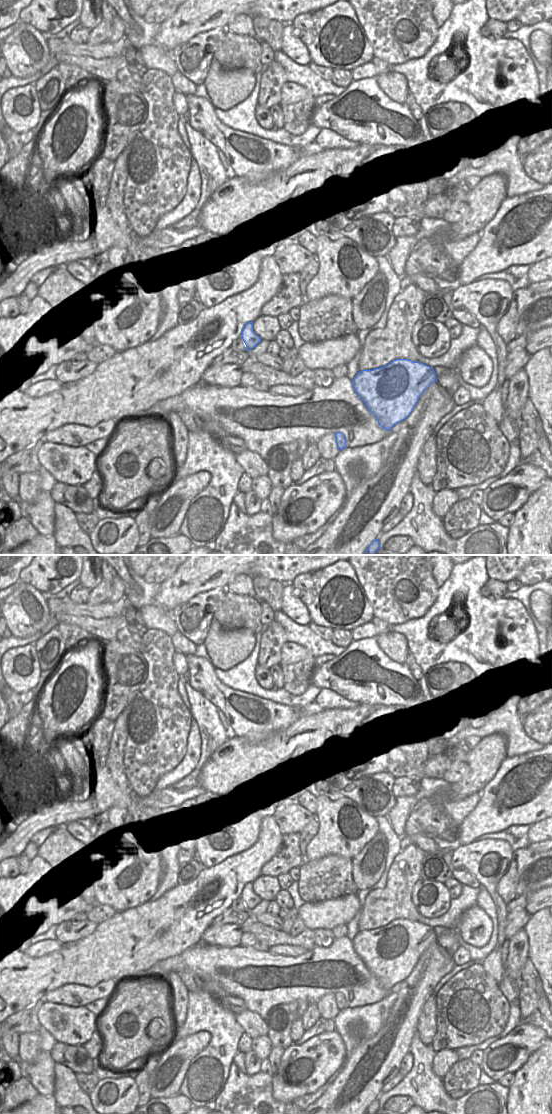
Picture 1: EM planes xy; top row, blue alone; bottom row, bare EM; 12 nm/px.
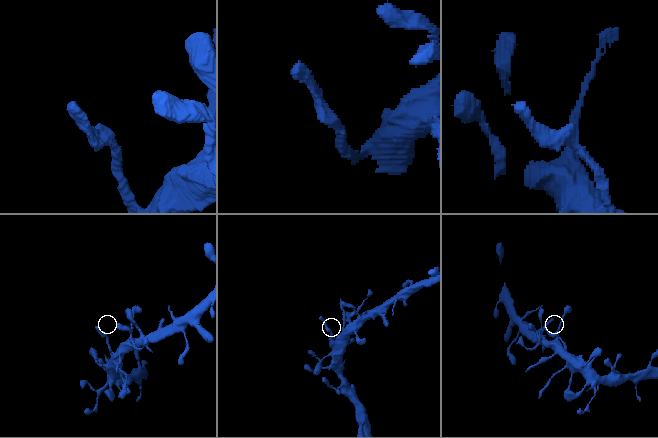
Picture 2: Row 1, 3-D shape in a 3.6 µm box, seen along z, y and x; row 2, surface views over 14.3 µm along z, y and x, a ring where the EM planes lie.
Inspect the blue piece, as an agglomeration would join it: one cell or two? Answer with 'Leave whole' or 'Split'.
Leave whole

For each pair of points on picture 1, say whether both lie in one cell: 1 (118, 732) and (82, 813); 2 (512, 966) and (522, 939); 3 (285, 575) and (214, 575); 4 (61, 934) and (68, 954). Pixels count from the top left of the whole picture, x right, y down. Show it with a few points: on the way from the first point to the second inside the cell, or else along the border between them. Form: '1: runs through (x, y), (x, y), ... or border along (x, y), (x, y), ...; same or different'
1: runs through (116, 752), (111, 782), (100, 793); same
2: runs through (516, 959), (524, 946); same
3: runs through (267, 565), (232, 565); same
4: border along (86, 936), (63, 943); different

